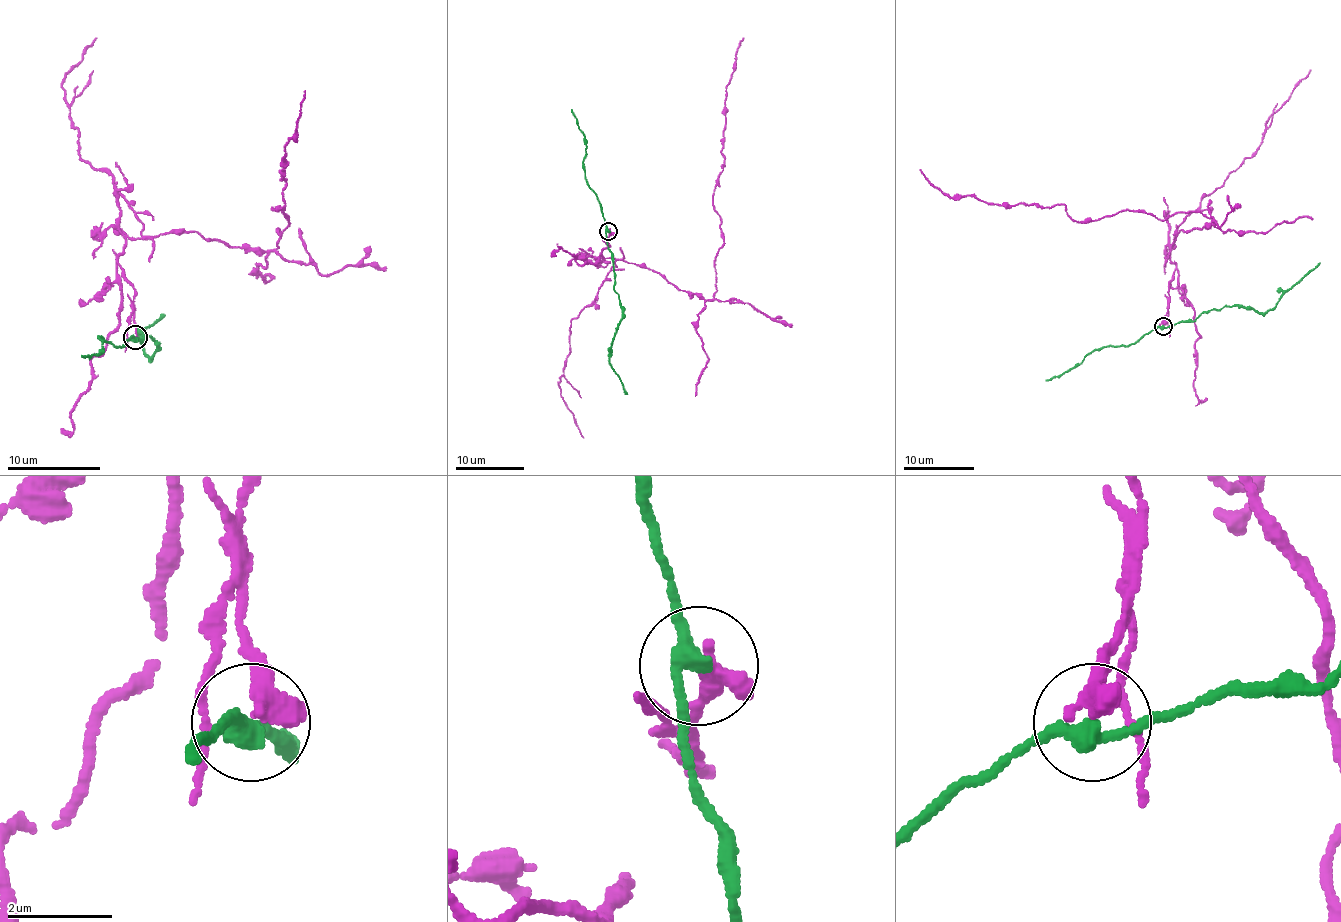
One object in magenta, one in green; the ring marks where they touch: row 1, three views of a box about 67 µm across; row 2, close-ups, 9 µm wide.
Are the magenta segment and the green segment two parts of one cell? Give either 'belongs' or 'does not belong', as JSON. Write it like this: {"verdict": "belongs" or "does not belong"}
{"verdict": "does not belong"}

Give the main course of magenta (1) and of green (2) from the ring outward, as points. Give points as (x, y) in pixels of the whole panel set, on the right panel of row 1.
1: (1162, 325), (1177, 231), (1212, 223), (1198, 212), (1076, 222), (1064, 204), (947, 197), (920, 169)
2: (1162, 325), (1166, 328), (1180, 321), (1196, 320), (1212, 310), (1231, 306), (1254, 307), (1264, 312), (1319, 262)

